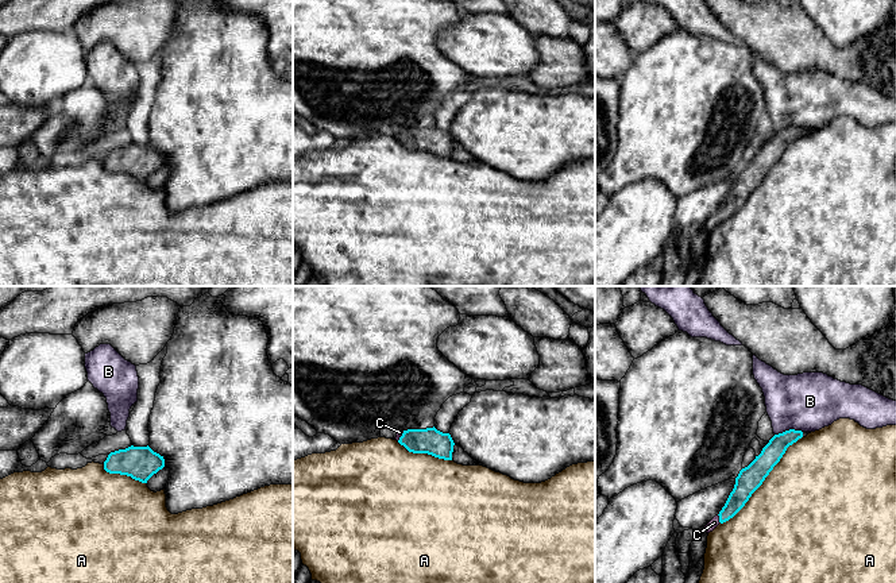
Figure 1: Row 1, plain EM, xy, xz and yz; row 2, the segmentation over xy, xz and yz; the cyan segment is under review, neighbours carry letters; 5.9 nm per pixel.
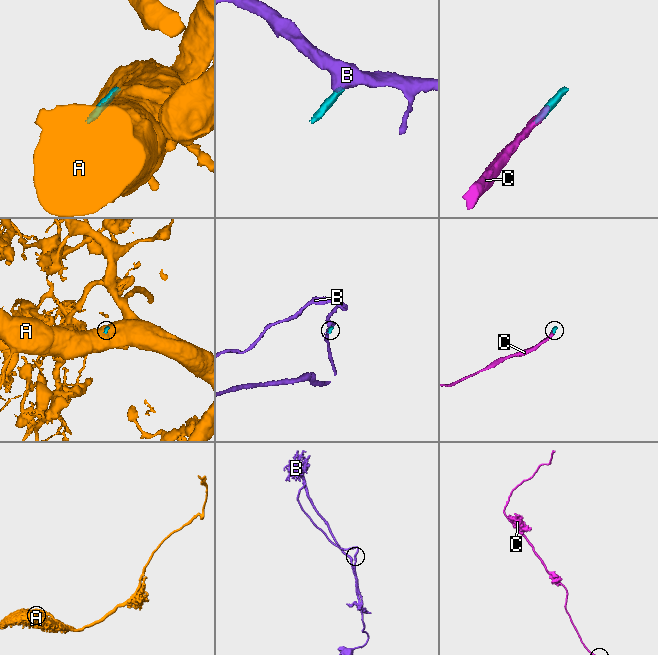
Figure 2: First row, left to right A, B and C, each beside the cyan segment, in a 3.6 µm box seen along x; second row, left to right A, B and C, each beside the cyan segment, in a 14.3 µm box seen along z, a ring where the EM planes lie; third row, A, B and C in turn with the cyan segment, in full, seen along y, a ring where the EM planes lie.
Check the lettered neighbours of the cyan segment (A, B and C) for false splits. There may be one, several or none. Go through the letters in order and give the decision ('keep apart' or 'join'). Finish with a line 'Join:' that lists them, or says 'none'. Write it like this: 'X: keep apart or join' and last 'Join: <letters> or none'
A: keep apart
B: keep apart
C: join
Join: C

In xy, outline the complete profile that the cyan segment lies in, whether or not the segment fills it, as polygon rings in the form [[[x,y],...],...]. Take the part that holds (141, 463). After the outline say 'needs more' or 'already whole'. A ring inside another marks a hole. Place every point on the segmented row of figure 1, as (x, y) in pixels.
[[[128,447],[111,452],[104,462],[104,470],[109,474],[131,476],[135,480],[147,480],[165,467],[165,459],[147,447]]]; already whole

